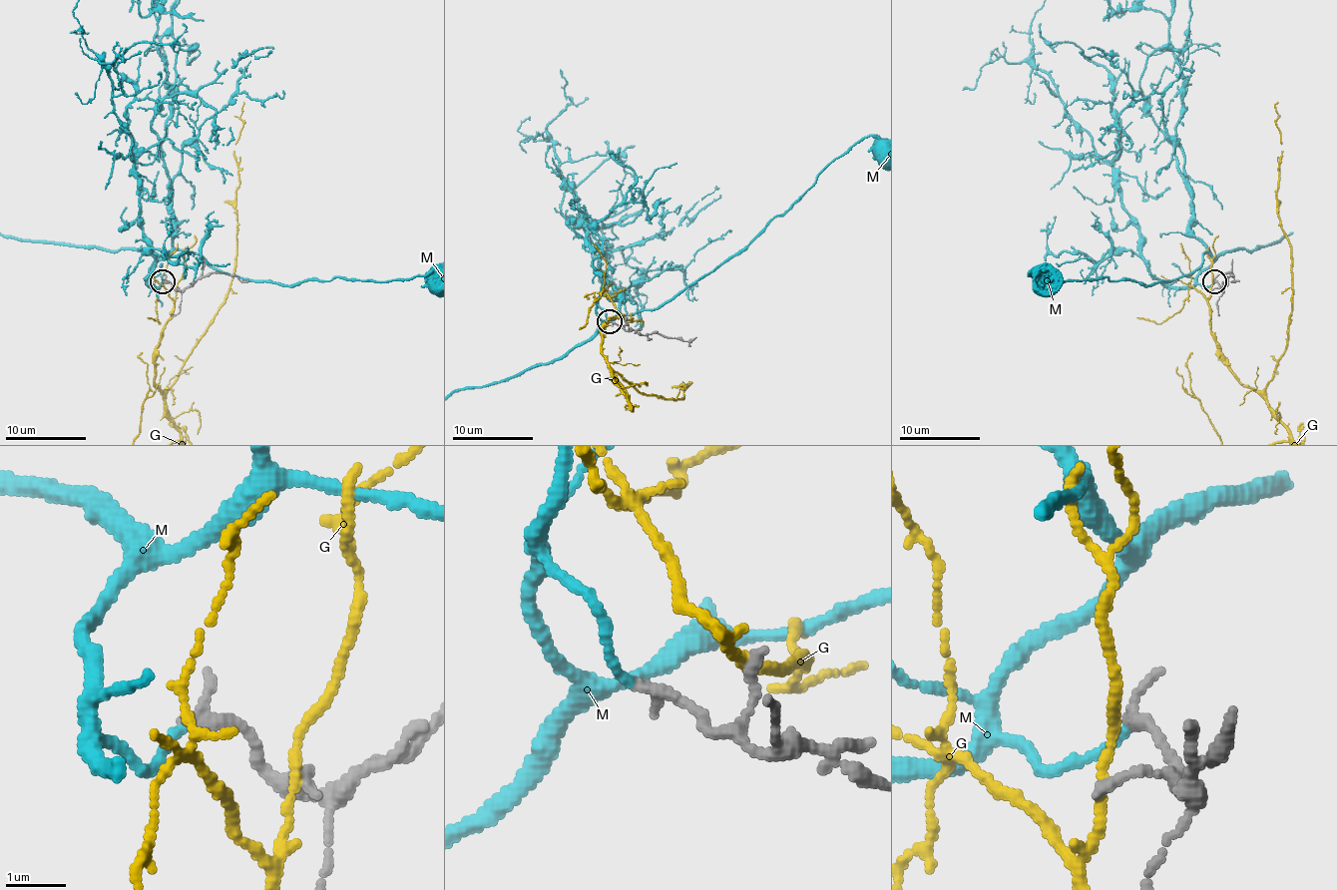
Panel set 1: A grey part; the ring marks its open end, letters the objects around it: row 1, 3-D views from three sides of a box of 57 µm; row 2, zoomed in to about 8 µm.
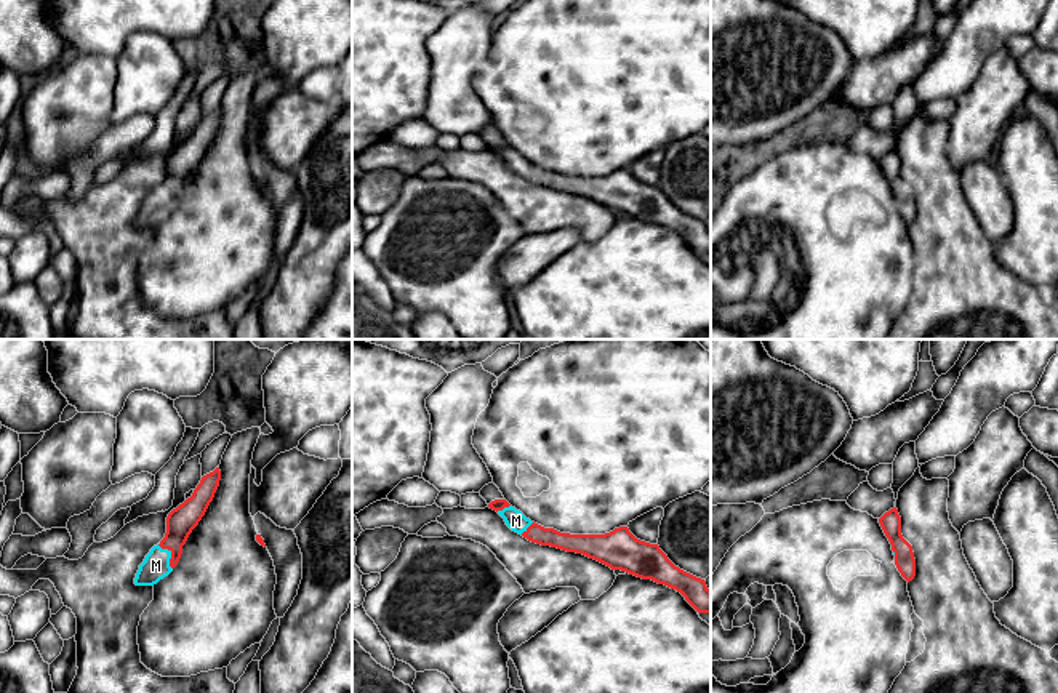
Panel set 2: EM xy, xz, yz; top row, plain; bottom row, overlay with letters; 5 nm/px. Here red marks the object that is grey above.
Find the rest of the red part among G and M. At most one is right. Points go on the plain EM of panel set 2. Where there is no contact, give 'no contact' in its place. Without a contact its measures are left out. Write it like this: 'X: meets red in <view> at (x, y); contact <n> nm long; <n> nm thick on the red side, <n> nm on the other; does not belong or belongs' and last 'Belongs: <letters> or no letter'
G: no contact; does not belong
M: meets red in xy at (172, 196); contact 150 nm long; 140 nm thick on the red side, 140 nm on the other; belongs
Belongs: M

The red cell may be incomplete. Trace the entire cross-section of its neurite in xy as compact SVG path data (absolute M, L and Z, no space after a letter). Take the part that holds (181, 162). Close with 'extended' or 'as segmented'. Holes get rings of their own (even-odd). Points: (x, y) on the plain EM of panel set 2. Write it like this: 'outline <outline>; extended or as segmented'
outline M216 109L202 118L190 139L168 155L165 179L150 190L139 206L134 219L136 227L154 227L173 213L181 200L182 187L213 142L219 122L221 112Z; extended

